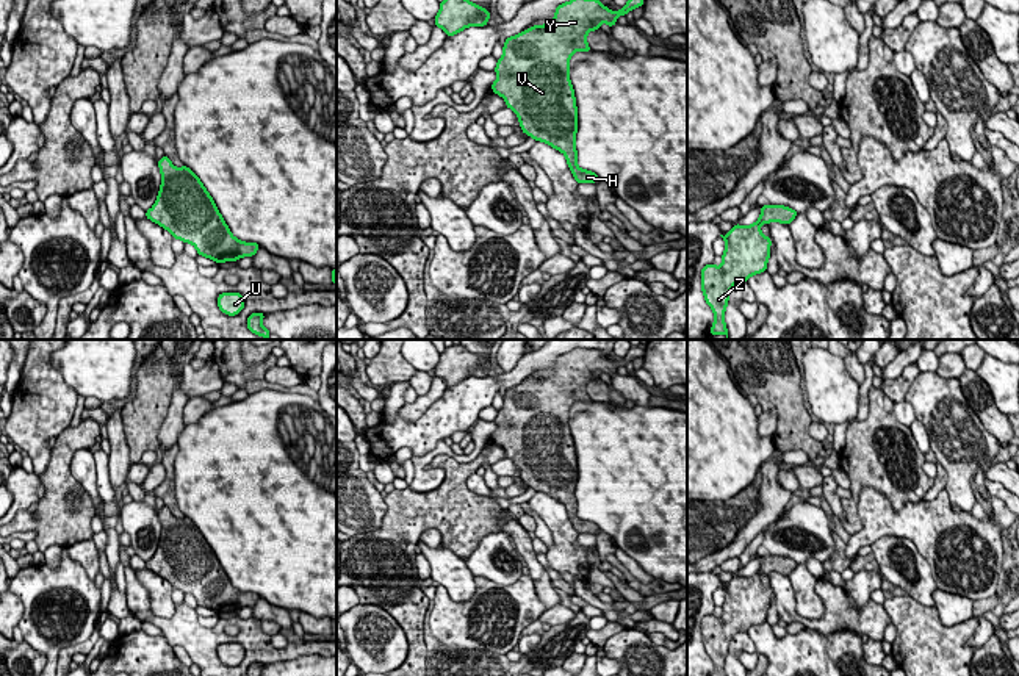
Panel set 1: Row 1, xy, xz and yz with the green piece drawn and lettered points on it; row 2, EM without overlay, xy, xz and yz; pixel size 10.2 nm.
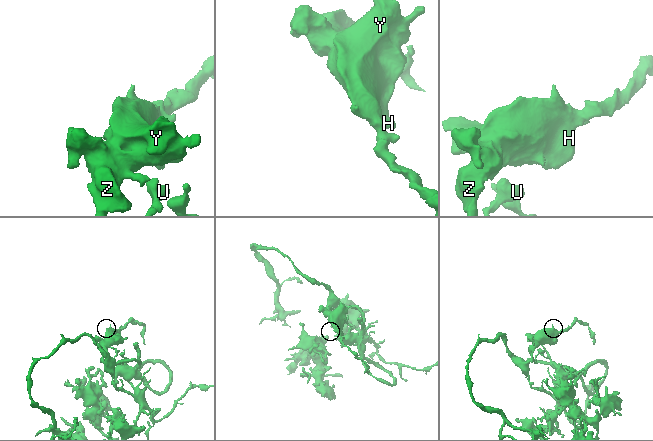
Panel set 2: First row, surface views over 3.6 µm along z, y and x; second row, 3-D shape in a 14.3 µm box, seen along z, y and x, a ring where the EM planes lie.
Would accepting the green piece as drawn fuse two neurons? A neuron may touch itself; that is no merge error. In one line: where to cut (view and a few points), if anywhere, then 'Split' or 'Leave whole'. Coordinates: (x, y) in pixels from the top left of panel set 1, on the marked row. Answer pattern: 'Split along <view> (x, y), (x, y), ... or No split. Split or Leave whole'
No split. Leave whole

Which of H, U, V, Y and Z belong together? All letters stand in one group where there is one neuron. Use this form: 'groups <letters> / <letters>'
groups H U V Y Z

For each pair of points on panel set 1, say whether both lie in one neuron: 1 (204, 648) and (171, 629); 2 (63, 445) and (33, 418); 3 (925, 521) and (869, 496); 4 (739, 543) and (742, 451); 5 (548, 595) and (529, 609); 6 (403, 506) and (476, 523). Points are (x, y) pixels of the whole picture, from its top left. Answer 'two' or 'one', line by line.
1: one
2: two
3: one
4: two
5: two
6: one

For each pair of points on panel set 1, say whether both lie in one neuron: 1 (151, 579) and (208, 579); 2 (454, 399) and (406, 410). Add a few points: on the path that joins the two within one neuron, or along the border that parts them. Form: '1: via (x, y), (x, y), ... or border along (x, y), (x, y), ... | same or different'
1: via (165, 579), (194, 579) | same
2: border along (448, 387), (420, 417), (404, 420), (398, 415) | different

